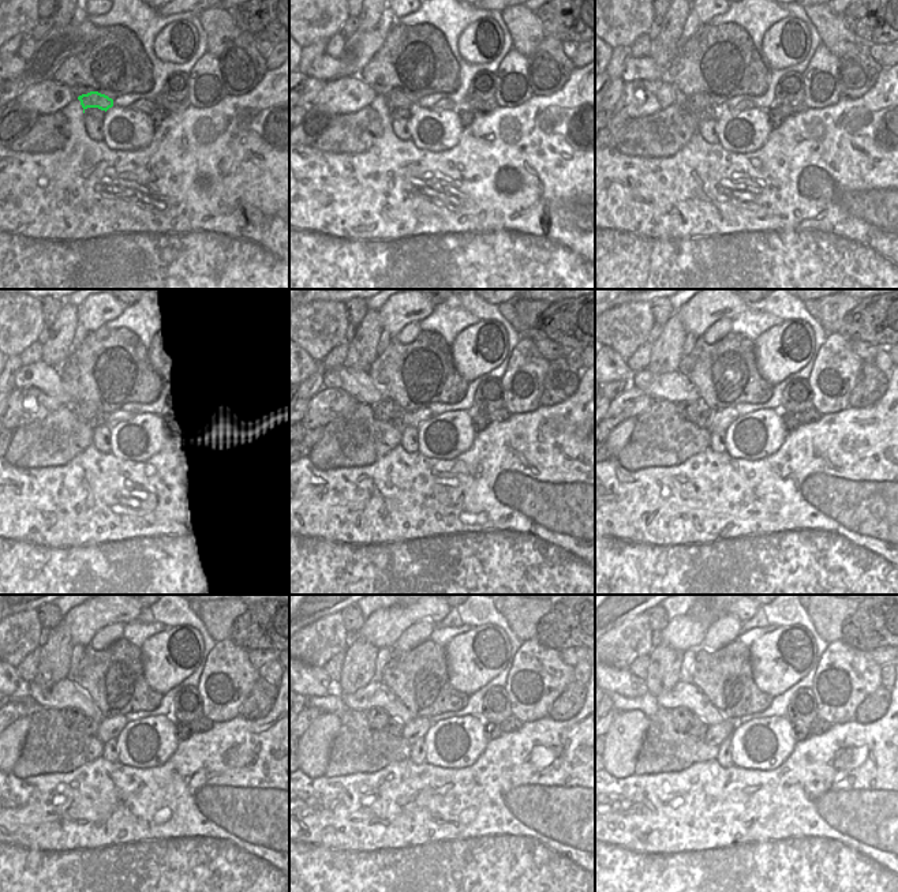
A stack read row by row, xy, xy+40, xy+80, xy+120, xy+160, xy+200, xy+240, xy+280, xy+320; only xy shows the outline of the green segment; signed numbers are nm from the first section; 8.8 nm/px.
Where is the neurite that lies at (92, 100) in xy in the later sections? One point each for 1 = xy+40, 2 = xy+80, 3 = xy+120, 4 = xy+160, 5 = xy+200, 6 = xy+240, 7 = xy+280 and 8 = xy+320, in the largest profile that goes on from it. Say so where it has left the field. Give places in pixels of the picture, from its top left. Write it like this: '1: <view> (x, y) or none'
1: xy+40 (395, 98)
2: xy+80 (692, 104)
3: xy+120 (82, 409)
4: xy+160 (385, 409)
5: xy+200 (689, 411)
6: xy+240 (74, 718)
7: xy+280 (377, 718)
8: xy+320 (681, 718)

